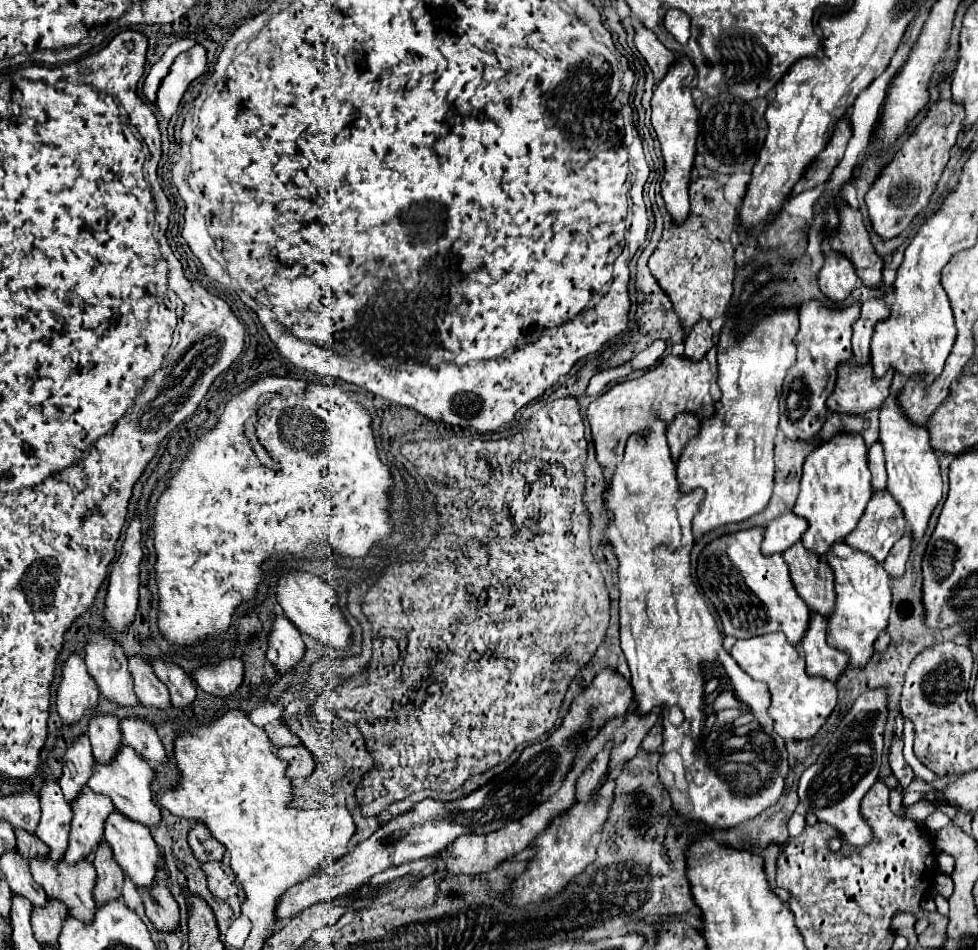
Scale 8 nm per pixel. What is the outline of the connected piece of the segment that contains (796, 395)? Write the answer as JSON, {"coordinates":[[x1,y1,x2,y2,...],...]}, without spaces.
{"coordinates":[[811,300,799,308,799,332,793,338,797,362,783,382,783,394,779,400,779,430,789,440,811,440,823,428,827,414,825,402,835,388,837,366,853,358,851,334,857,318,859,306,851,306,847,310,829,310]]}

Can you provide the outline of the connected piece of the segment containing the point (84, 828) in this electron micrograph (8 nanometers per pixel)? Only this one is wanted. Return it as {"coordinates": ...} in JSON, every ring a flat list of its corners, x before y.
{"coordinates":[[89,788,81,792,81,798,73,804,69,848,65,852,65,864,77,864,91,858,103,842,105,820,113,812,113,802,101,794,91,794]]}

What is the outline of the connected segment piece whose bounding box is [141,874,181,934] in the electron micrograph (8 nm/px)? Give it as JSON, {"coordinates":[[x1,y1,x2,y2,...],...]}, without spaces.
{"coordinates":[[161,874,161,882,153,886,153,894,141,894,147,910,147,918,155,926,155,930,169,934,179,928,179,904,171,896,171,892,165,886,167,874]]}

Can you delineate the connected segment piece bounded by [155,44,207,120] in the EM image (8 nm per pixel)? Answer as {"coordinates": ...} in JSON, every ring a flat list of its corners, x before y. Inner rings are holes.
{"coordinates":[[199,44,193,50,187,50,185,54,177,56,169,74,165,76,165,80,159,86,157,102,155,102,165,120,169,120,177,112,177,106,179,106,185,90,189,88,189,84,195,78,199,78,205,72,205,66,207,66,205,48]]}

